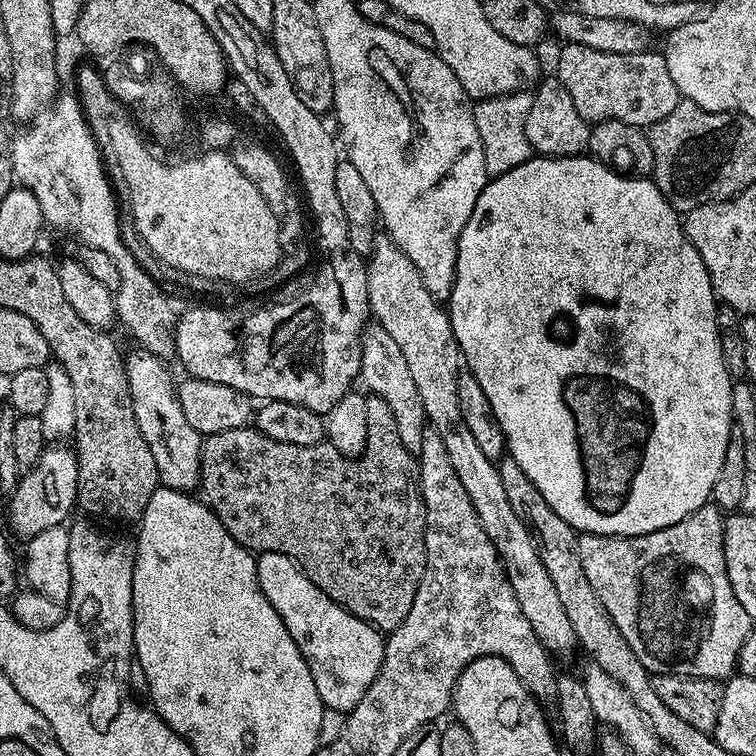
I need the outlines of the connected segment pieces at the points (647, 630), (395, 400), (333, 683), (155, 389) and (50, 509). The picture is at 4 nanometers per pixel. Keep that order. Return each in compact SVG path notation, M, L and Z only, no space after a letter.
M709 502L703 504L698 510L694 510L682 522L674 522L674 526L666 526L662 530L654 530L650 534L638 534L637 536L593 536L584 534L579 537L580 557L582 558L582 570L586 570L586 578L590 578L590 586L602 598L602 606L614 618L614 626L626 638L630 650L642 662L642 666L648 669L649 673L657 676L693 676L694 678L706 678L724 682L737 671L742 642L754 631L754 622L746 610L742 610L742 602L734 598L734 586L730 586L730 578L726 574L726 558L724 557L724 521L725 513Z
M371 323L365 327L361 336L362 358L360 359L361 381L370 388L373 395L380 395L390 406L396 419L401 441L413 455L419 455L422 446L422 434L428 427L425 408L422 406L421 394L411 375L410 366L399 349L398 342L380 324Z
M259 553L256 556L256 569L262 594L270 598L270 606L278 610L278 618L286 622L286 630L290 630L290 638L294 638L298 650L306 658L306 666L310 666L310 678L314 678L314 686L318 686L318 698L322 698L325 709L345 714L351 712L354 706L358 706L358 702L362 702L362 694L370 690L370 682L374 682L382 666L385 633L373 624L367 624L362 618L350 614L350 610L346 610L338 602L334 602L334 598L326 595L286 554Z
M136 346L133 349L132 353L127 353L124 369L128 375L134 418L138 418L138 426L142 430L142 438L146 438L146 446L150 446L150 454L154 454L160 483L179 492L195 493L200 486L201 434L186 422L177 385L174 380L172 384L172 376L164 365L167 363L145 348Z
M48 446L40 455L40 460L33 468L27 469L16 481L16 489L10 493L12 500L8 504L8 524L23 538L42 534L50 526L61 526L64 519L77 507L78 466L76 454L68 446Z

